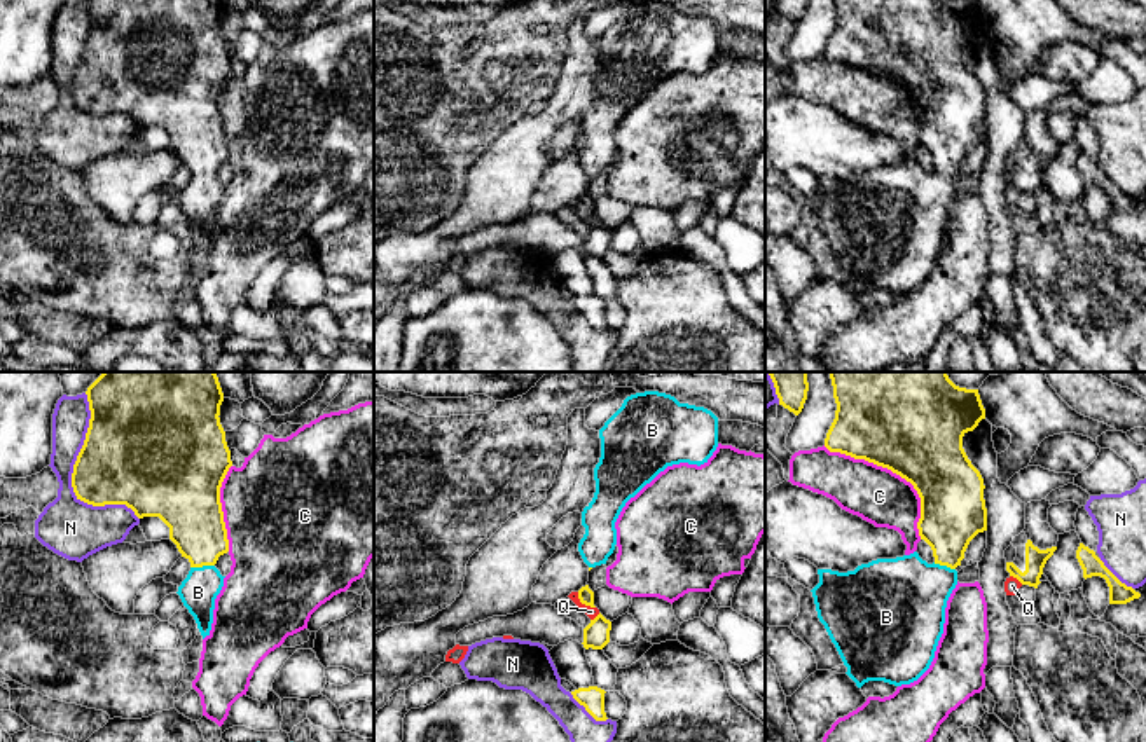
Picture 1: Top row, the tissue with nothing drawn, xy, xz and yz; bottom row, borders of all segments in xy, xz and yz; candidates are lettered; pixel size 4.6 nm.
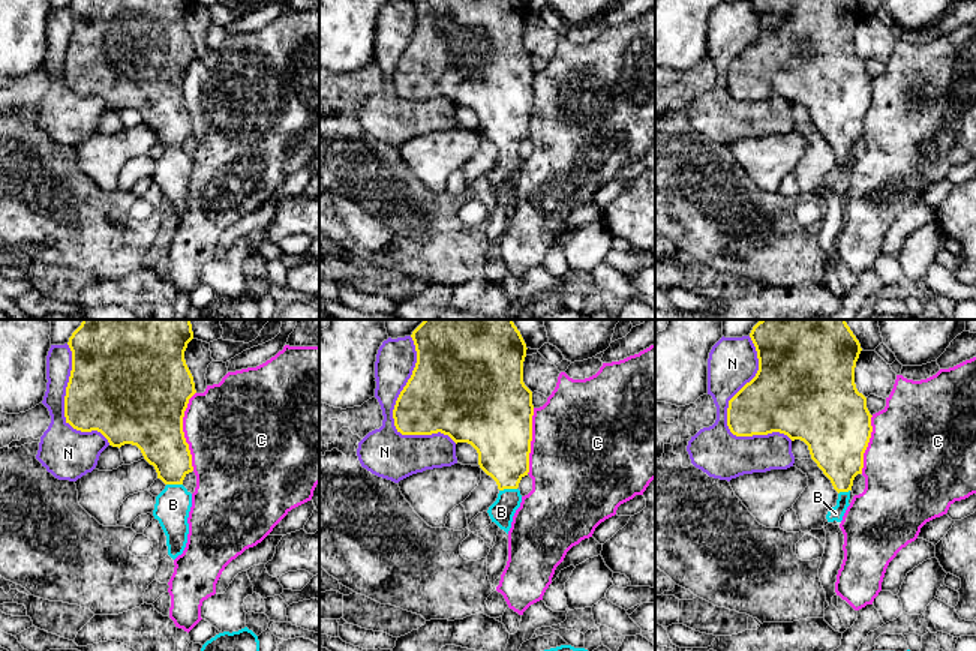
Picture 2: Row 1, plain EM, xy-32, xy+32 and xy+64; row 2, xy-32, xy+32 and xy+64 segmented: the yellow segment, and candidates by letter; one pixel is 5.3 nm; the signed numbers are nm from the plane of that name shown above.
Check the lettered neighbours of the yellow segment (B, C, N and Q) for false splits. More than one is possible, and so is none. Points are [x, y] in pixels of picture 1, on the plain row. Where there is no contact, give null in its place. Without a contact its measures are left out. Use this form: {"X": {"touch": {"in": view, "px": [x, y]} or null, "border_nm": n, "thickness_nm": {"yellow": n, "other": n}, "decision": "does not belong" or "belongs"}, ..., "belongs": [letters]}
{"B": {"touch": {"in": "xy", "px": [201, 175]}, "border_nm": 110, "thickness_nm": {"yellow": 260, "other": 170}, "decision": "belongs"}, "C": {"touch": {"in": "yz", "px": [895, 81]}, "border_nm": 600, "thickness_nm": {"yellow": 400, "other": 260}, "decision": "does not belong"}, "N": {"touch": {"in": "xy", "px": [72, 86]}, "border_nm": 650, "thickness_nm": {"yellow": 400, "other": 280}, "decision": "does not belong"}, "Q": {"touch": {"in": "xz", "px": [584, 212]}, "border_nm": 120, "thickness_nm": {"yellow": 70, "other": 50}, "decision": "does not belong"}, "belongs": ["B"]}

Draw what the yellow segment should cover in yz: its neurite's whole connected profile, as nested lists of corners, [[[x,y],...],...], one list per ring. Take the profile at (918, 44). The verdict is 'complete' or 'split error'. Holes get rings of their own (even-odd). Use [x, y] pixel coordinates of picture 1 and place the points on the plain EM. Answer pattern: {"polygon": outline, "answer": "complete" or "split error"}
{"polygon": [[[833,0],[833,7],[837,19],[825,56],[887,77],[914,94],[921,106],[919,145],[931,155],[935,171],[928,173],[914,161],[896,168],[877,168],[847,182],[818,178],[819,192],[811,199],[818,227],[847,276],[846,283],[858,297],[868,290],[910,293],[935,267],[947,210],[957,194],[956,176],[961,175],[970,150],[987,140],[984,87],[963,58],[963,45],[985,28],[985,17],[978,0]]], "answer": "split error"}

